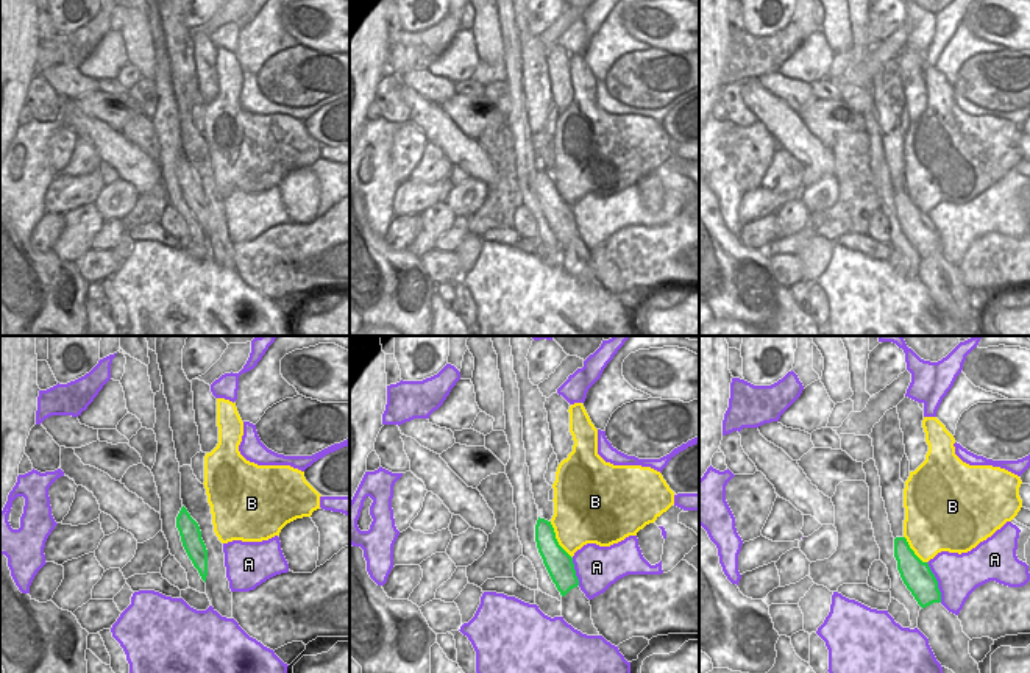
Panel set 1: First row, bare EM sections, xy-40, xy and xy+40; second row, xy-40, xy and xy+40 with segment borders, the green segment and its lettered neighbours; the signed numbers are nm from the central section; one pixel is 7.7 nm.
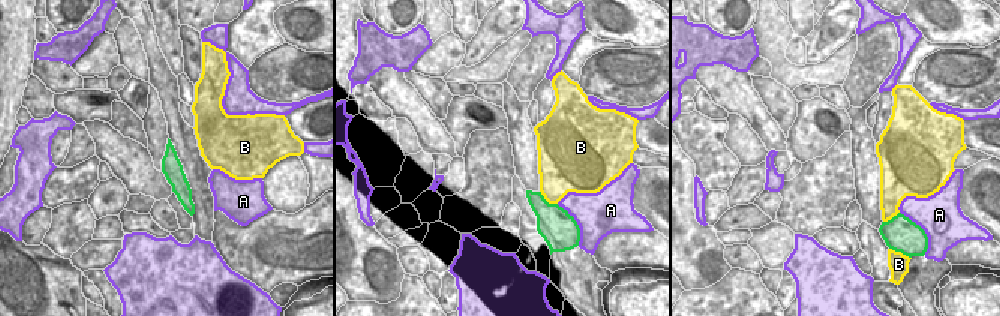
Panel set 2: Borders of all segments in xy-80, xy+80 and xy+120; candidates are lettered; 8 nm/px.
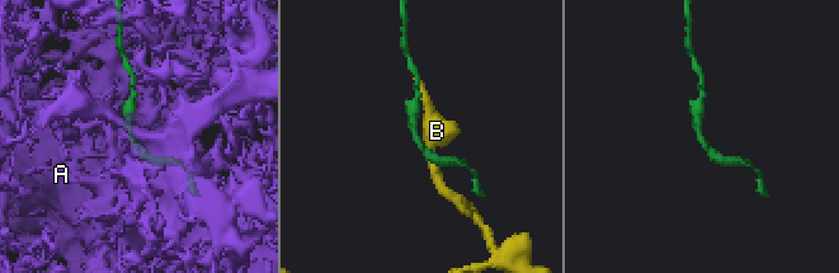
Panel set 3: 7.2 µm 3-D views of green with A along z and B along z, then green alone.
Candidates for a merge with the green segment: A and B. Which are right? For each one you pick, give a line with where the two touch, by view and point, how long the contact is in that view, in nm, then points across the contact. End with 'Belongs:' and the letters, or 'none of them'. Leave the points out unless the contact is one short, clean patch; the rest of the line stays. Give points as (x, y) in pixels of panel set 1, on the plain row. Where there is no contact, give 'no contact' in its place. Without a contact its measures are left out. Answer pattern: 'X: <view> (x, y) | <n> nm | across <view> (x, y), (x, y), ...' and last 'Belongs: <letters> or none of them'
Belongs: none of them

